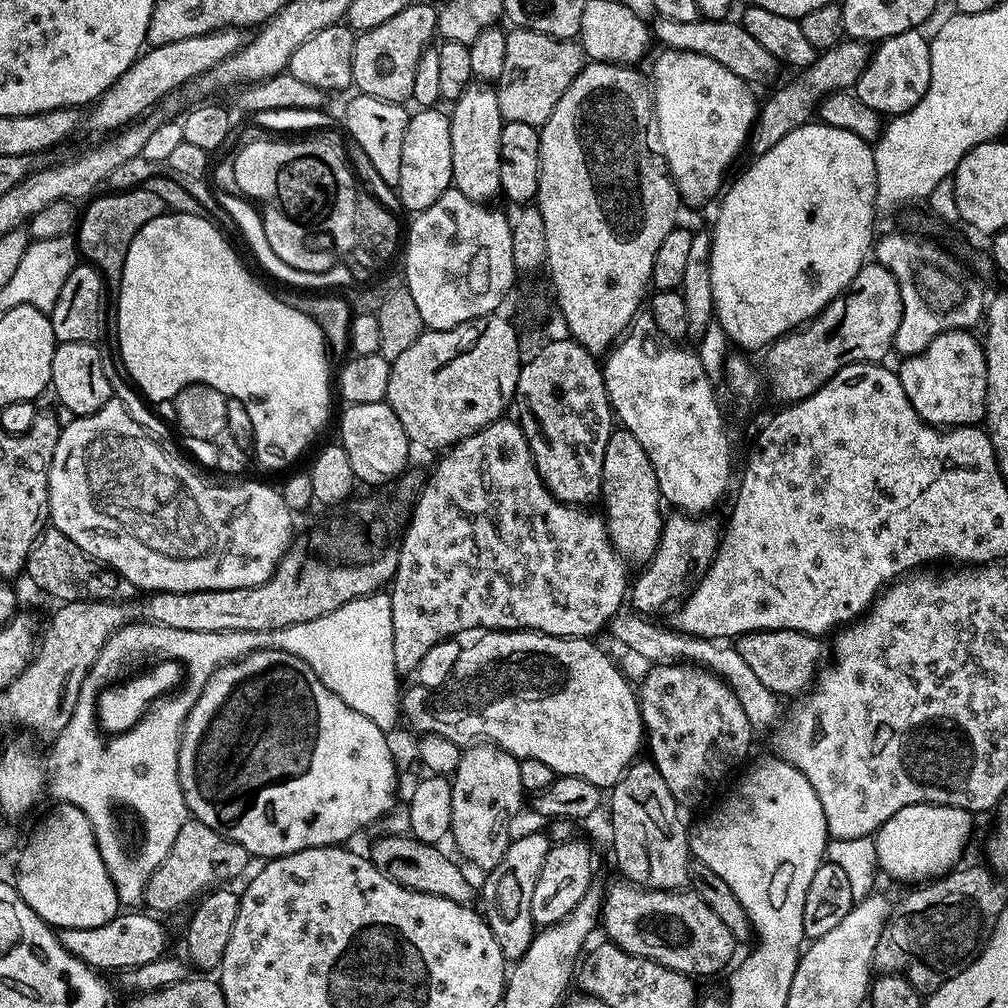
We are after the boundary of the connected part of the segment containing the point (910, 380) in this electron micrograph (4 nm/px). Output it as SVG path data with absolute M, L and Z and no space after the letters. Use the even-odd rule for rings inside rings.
M969 331L938 334L918 354L899 361L898 375L906 398L926 424L941 430L976 426L984 419L984 404L988 400L988 367L984 345Z

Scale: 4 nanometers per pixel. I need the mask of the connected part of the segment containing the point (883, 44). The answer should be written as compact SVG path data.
M906 30L906 34L894 34L875 45L854 89L856 96L866 102L870 110L891 118L918 106L922 94L926 94L930 86L930 40L922 33L920 30Z

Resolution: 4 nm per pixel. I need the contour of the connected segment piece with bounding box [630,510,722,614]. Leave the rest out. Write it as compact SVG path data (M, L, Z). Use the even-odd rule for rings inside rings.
M673 511L664 521L658 546L647 564L639 569L640 577L630 584L630 604L640 614L660 612L667 604L675 605L696 587L696 583L706 574L716 557L716 550L722 539L721 529L707 524L707 519L696 514Z

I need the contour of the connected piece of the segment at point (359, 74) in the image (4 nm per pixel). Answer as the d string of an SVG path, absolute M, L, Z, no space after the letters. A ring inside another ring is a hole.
M414 2L406 6L406 10L400 11L395 18L382 22L382 26L374 26L374 30L359 33L354 46L352 83L355 91L395 104L411 101L418 58L422 58L422 54L430 47L437 35L437 11L435 3L432 5Z

